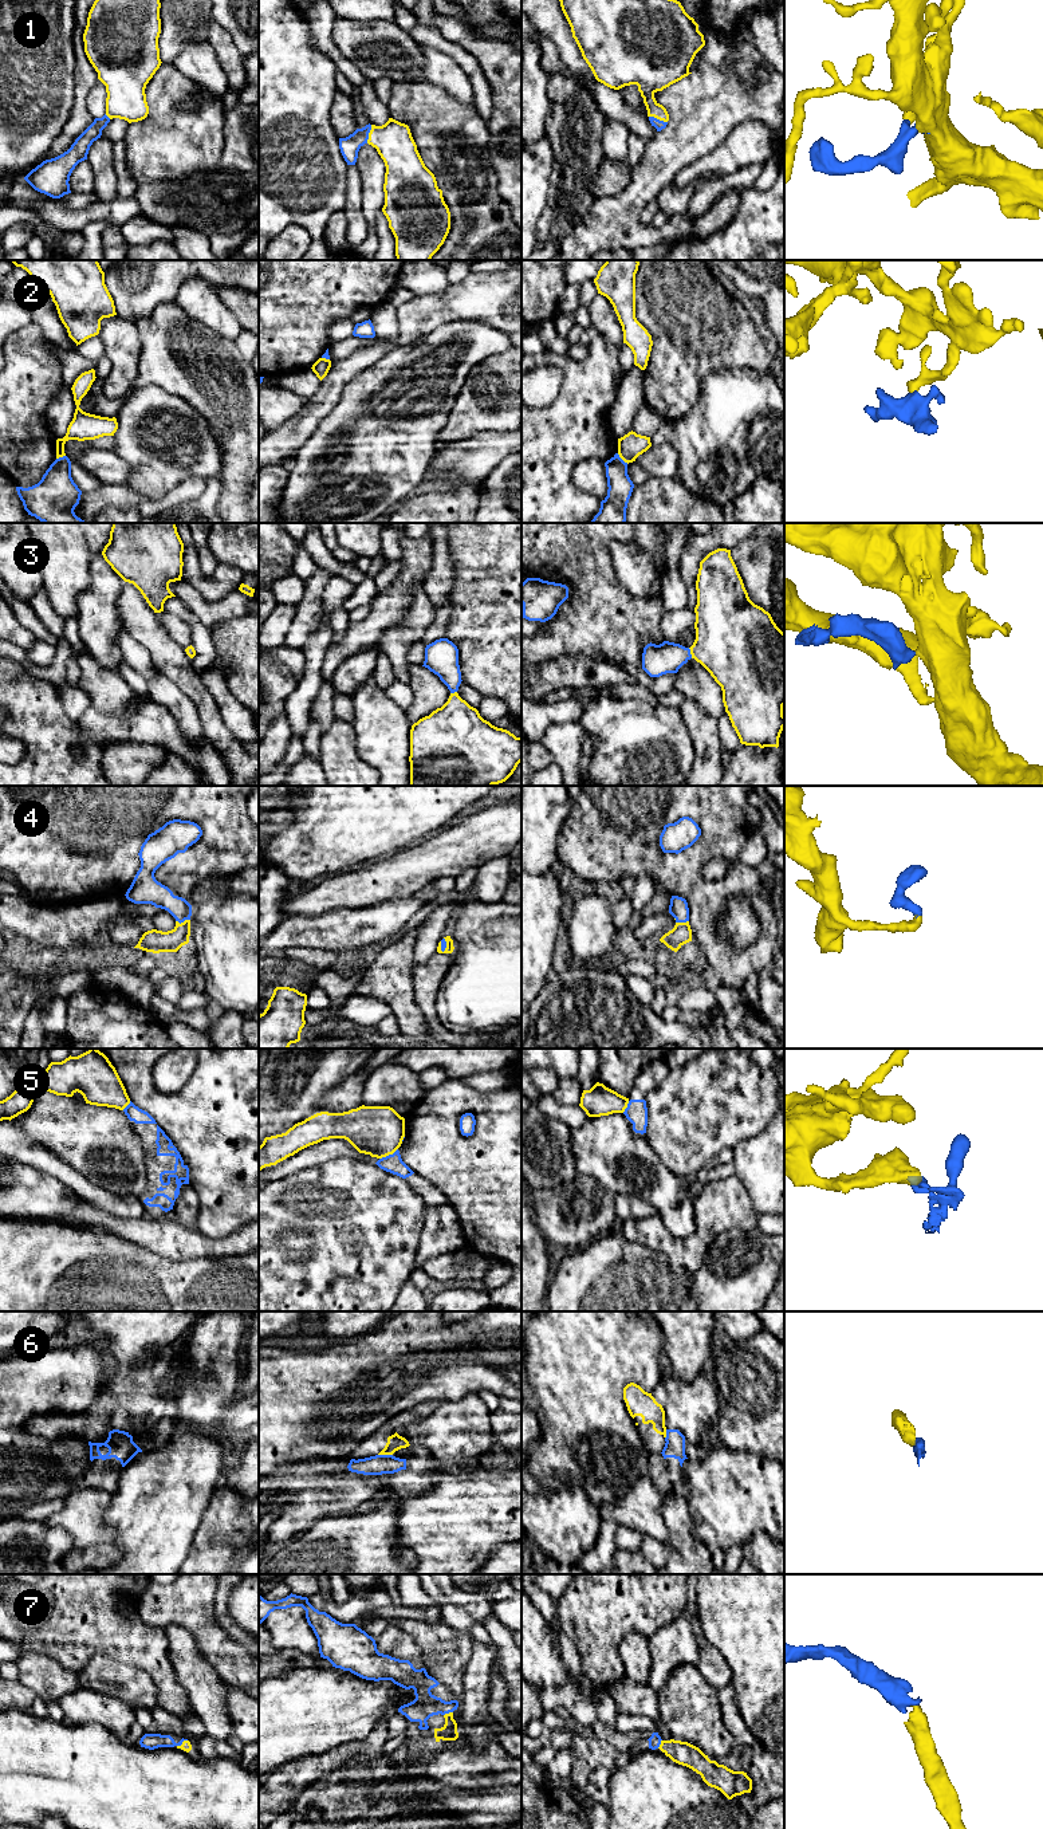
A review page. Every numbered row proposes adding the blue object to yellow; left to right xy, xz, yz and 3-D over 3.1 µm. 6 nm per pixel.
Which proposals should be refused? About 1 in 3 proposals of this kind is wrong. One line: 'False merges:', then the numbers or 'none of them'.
False merges: 2, 5, 6

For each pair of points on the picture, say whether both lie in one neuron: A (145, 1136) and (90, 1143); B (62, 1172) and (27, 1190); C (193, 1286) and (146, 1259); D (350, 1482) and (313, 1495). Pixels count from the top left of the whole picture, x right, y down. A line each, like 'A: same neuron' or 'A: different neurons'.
A: different neurons
B: different neurons
C: same neuron
D: same neuron

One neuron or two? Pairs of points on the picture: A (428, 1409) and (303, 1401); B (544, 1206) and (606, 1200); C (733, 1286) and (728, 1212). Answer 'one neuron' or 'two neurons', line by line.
A: two neurons
B: one neuron
C: two neurons

